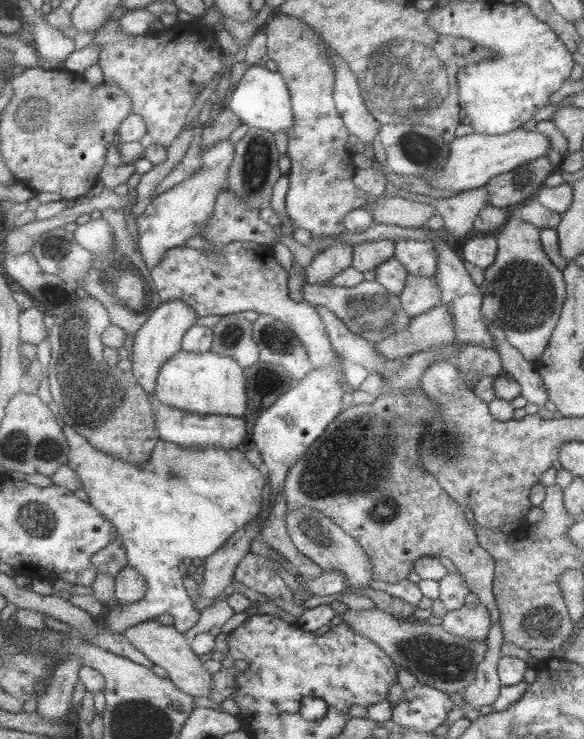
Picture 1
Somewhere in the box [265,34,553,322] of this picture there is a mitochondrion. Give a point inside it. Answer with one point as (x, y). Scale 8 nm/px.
(400, 80)

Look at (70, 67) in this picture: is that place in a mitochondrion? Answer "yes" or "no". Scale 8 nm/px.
no

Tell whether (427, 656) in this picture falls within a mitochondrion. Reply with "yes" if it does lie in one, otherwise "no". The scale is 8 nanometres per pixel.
yes

